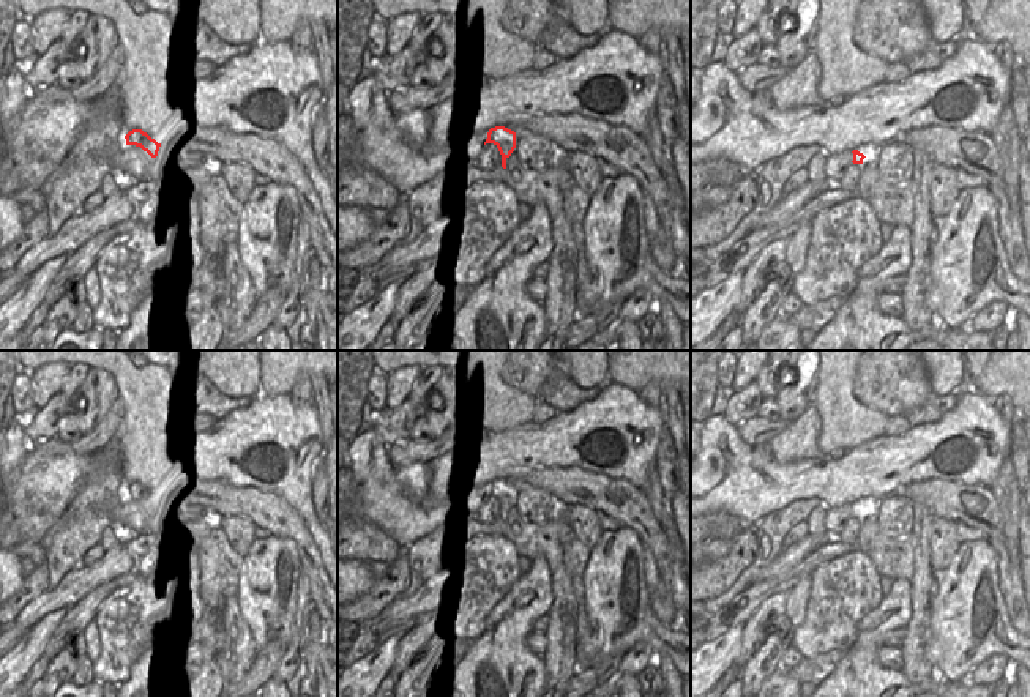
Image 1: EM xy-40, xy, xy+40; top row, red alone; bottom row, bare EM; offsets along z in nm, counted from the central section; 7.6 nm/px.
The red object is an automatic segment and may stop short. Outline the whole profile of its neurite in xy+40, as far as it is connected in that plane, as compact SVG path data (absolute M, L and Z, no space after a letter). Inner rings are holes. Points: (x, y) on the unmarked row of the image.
M858 503L828 506L825 511L825 528L828 535L836 536L844 528L849 517L863 517L864 511L866 509Z

